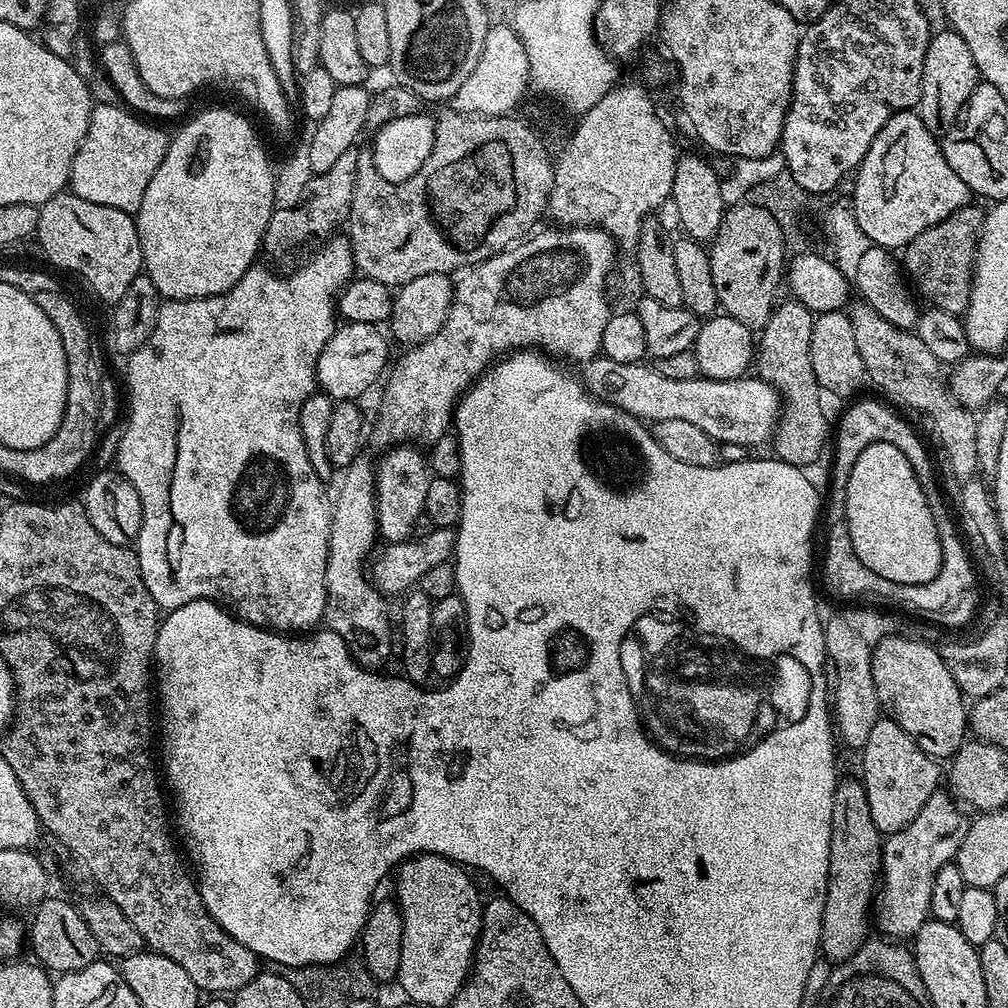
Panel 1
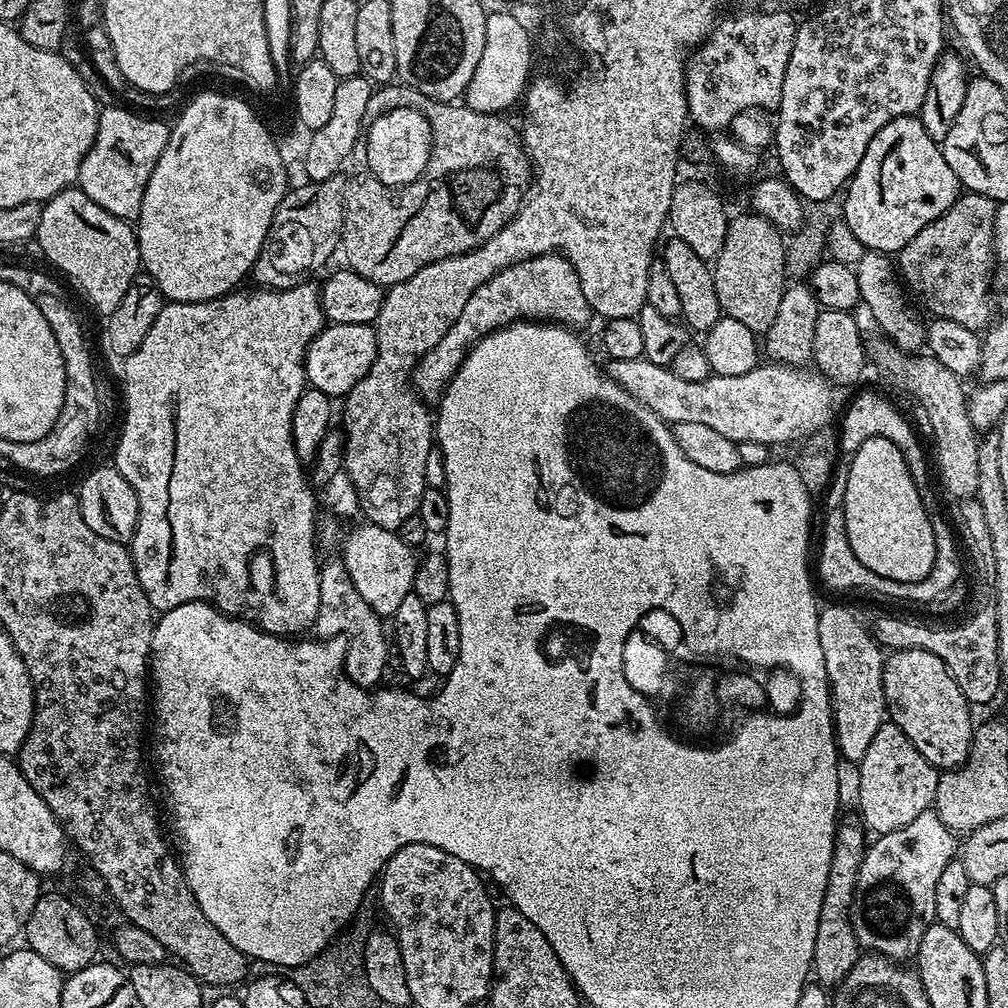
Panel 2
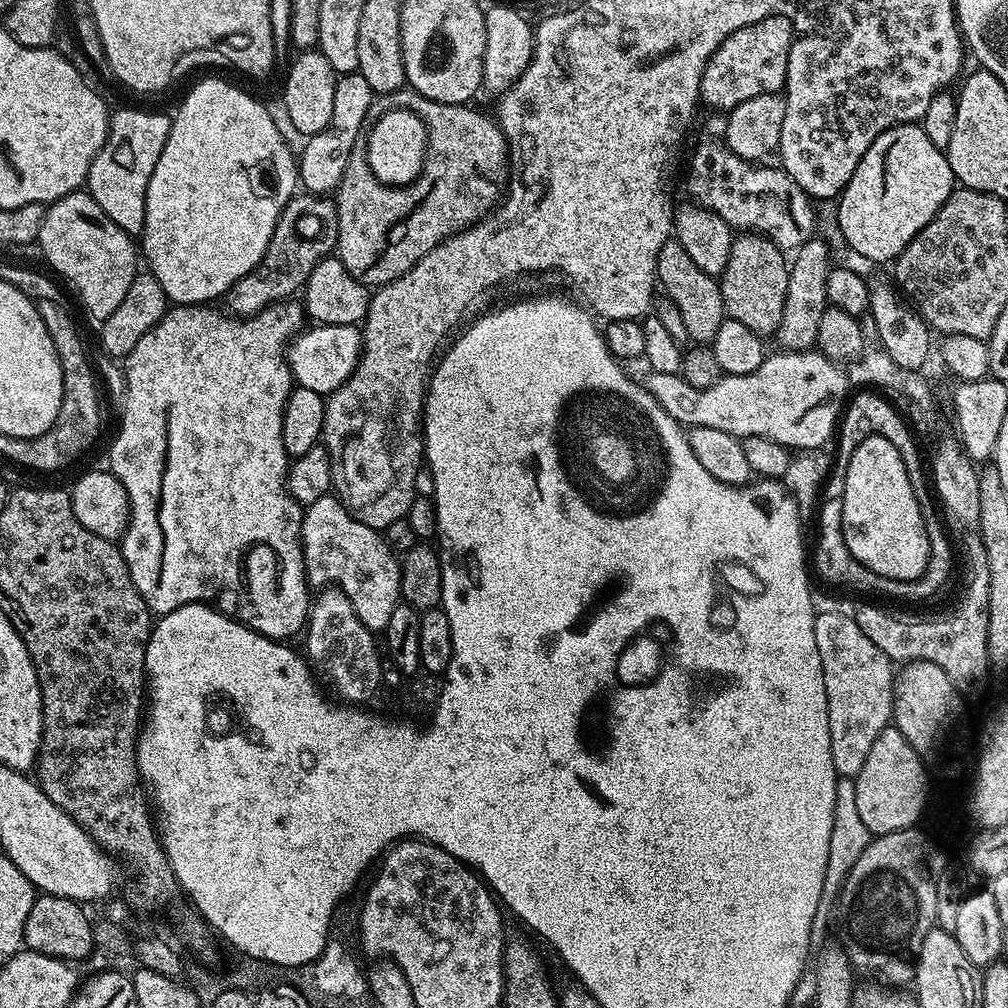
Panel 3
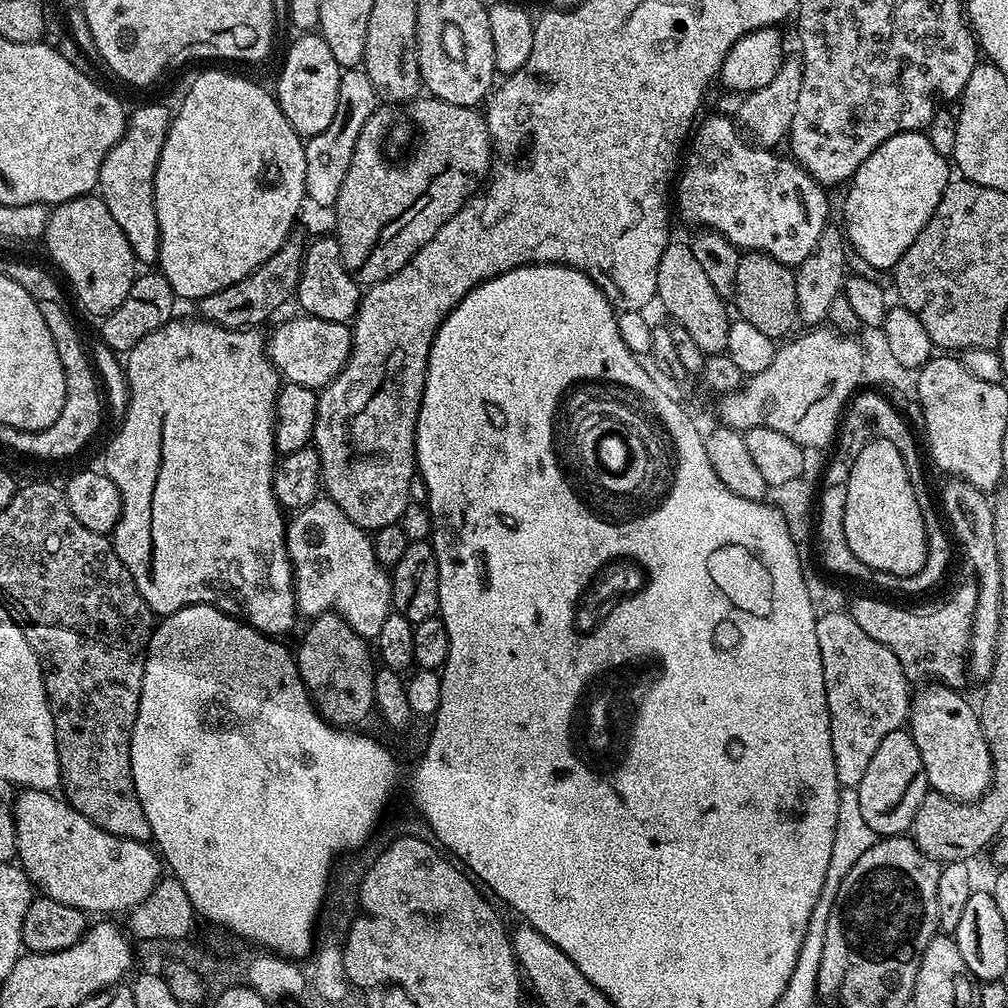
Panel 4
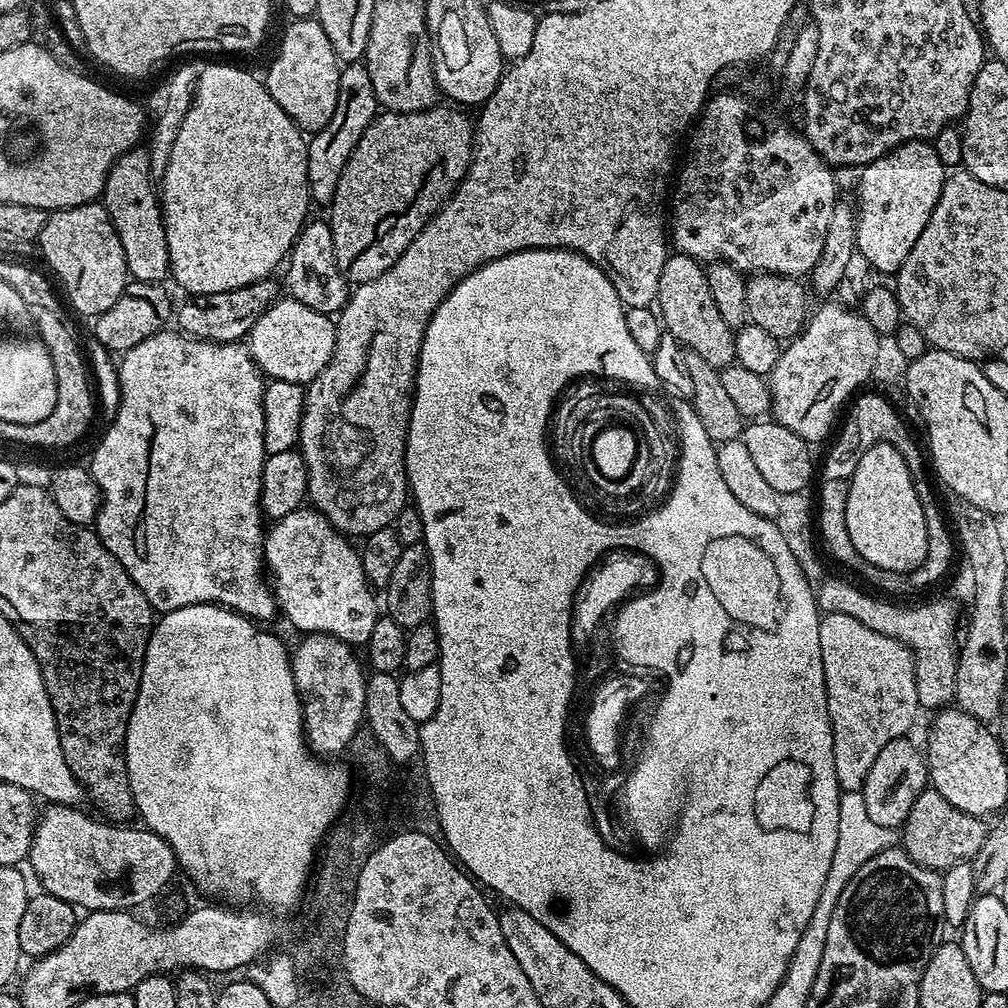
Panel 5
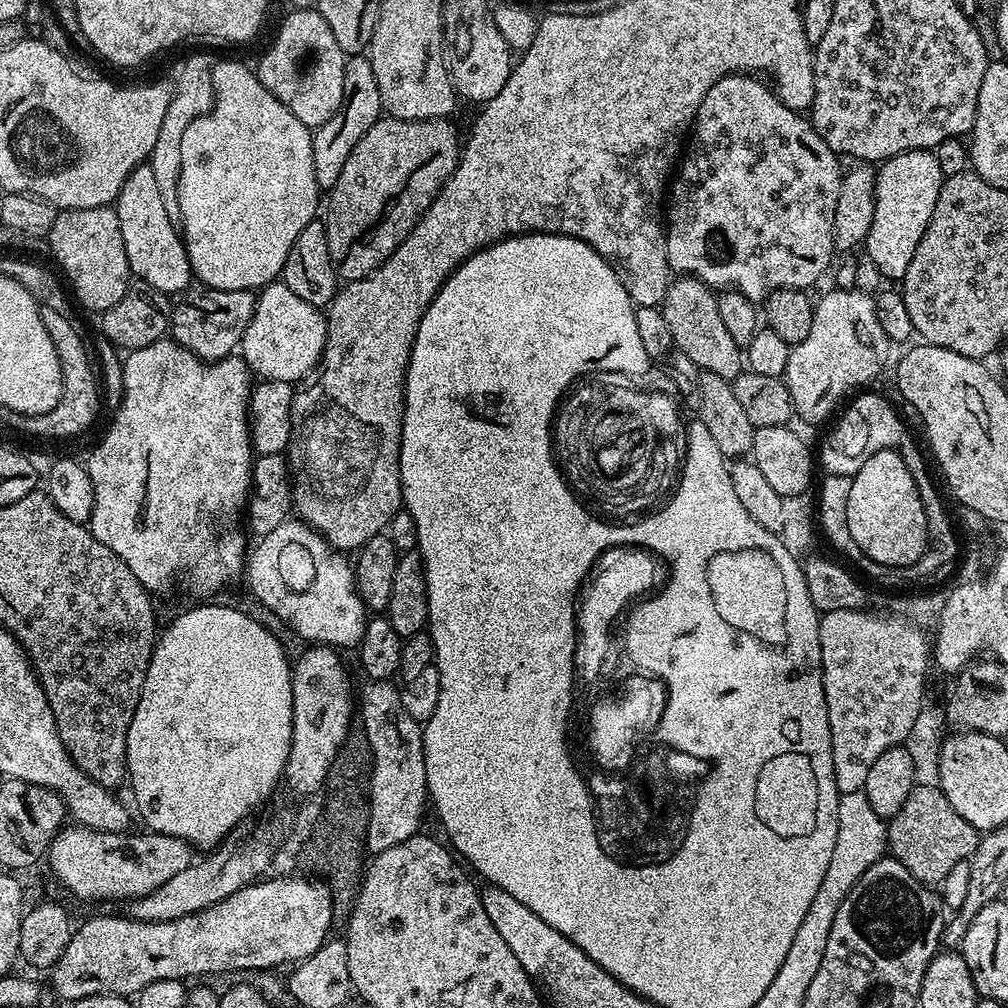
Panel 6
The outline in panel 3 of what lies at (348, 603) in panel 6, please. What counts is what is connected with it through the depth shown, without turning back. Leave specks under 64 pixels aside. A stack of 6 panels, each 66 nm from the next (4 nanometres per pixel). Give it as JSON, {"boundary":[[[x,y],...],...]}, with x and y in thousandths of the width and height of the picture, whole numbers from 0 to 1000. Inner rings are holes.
{"boundary":[[[326,490],[315,494],[315,498],[305,501],[301,505],[302,513],[298,523],[298,541],[302,547],[302,567],[311,584],[320,585],[332,580],[347,593],[355,613],[371,629],[380,628],[387,617],[387,609],[393,604],[397,594],[397,556],[390,548],[385,537],[370,521],[361,520],[350,512],[332,491]]]}

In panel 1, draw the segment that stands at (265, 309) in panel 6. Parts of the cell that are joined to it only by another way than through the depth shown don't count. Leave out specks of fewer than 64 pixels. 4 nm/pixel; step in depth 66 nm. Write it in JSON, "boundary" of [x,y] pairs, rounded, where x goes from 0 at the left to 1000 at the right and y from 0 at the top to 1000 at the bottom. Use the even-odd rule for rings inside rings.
{"boundary":[[[363,319],[338,320],[327,335],[327,339],[323,339],[313,360],[313,380],[316,388],[329,394],[330,398],[353,397],[377,372],[378,376],[387,361],[387,356],[385,357],[387,337],[377,328],[374,322]]]}

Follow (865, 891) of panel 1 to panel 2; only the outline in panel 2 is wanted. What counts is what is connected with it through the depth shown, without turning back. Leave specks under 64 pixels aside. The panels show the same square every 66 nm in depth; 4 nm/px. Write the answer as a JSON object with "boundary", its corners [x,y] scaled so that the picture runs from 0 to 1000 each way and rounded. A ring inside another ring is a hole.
{"boundary":[[[834,816],[829,822],[821,878],[819,887],[815,891],[815,903],[812,911],[812,927],[808,931],[806,964],[809,971],[821,982],[828,981],[829,977],[837,973],[839,966],[843,966],[847,954],[851,954],[855,947],[853,936],[850,935],[845,922],[845,908],[849,888],[849,872],[859,842],[859,832],[857,833],[859,825],[852,816],[849,817]]]}

